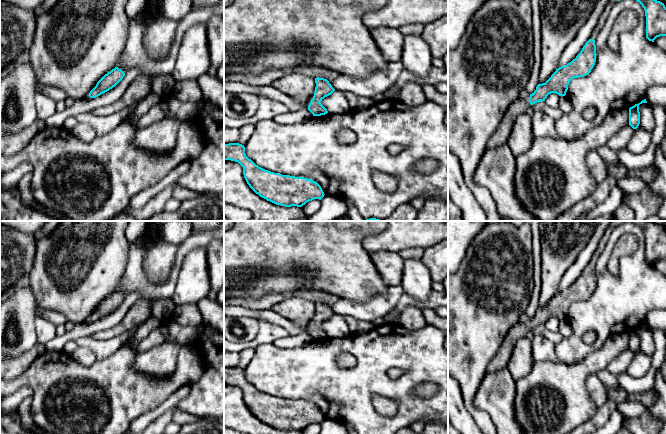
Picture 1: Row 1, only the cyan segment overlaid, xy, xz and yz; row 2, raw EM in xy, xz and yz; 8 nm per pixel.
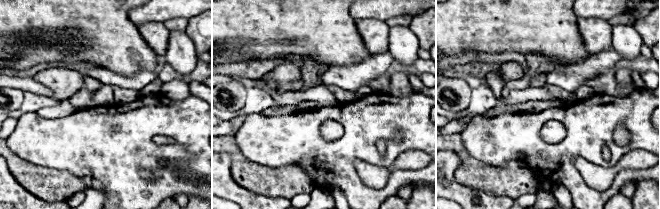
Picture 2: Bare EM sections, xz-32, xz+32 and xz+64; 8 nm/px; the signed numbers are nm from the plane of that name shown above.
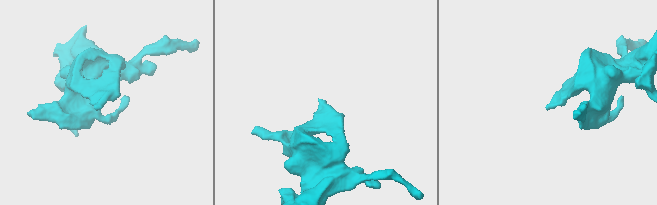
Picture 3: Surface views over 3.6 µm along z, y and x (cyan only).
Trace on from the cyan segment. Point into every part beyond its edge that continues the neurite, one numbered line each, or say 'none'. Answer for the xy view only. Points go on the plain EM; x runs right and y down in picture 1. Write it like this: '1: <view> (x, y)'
none

